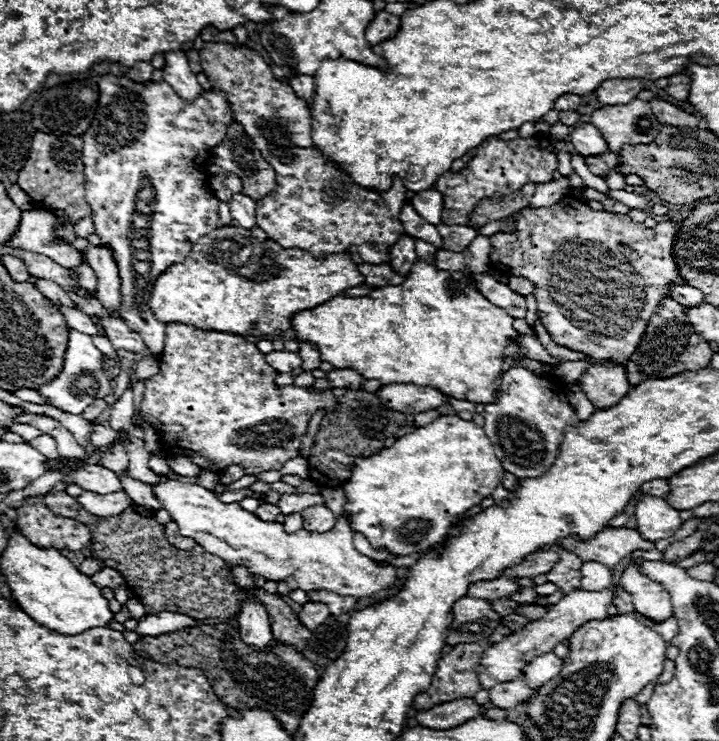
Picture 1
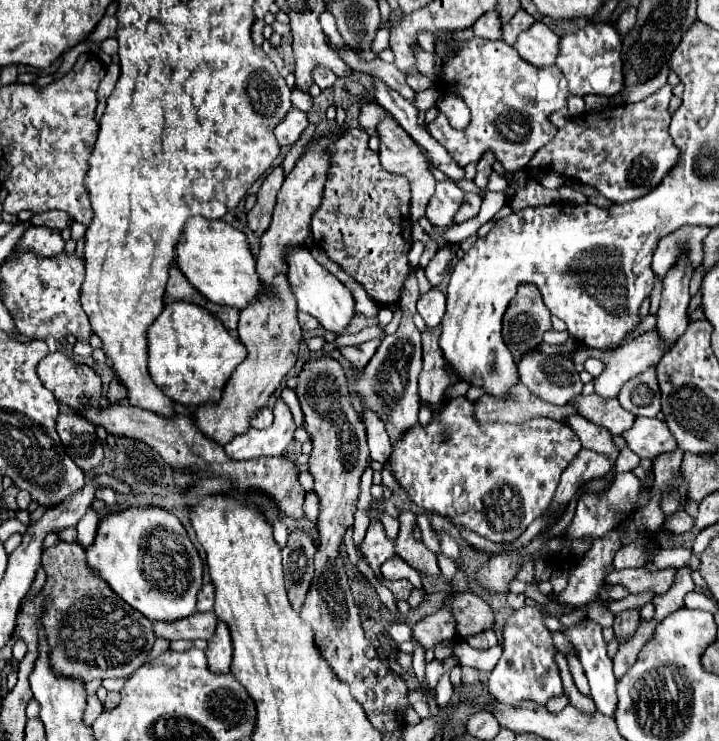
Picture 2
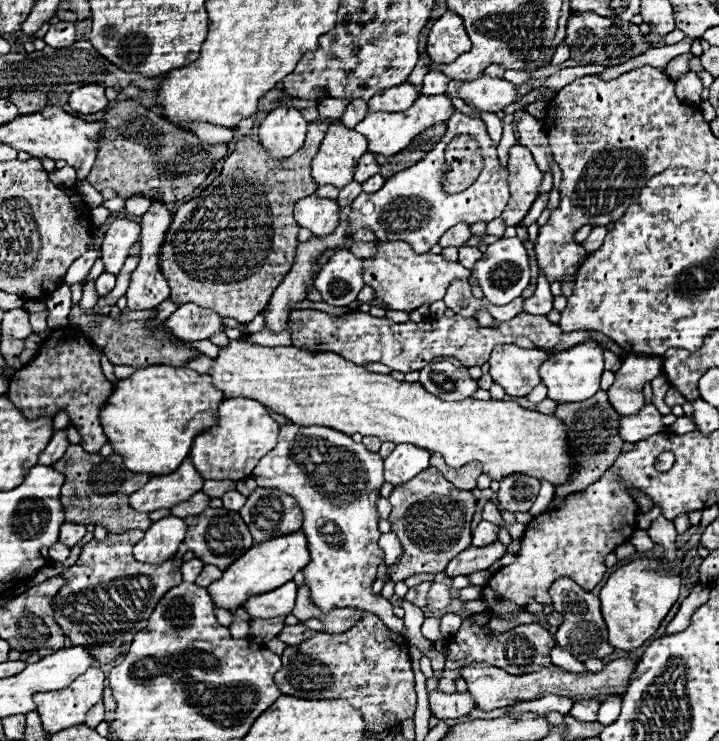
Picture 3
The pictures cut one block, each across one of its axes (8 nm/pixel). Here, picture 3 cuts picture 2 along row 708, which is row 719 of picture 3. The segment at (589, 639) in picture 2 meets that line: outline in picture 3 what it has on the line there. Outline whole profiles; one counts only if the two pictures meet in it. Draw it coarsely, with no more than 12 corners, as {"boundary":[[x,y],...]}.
{"boundary":[[608,696],[598,710],[598,722],[610,724],[618,718],[620,698]]}

